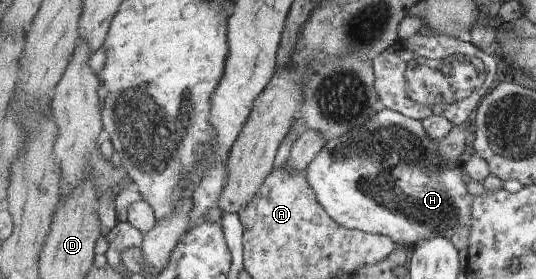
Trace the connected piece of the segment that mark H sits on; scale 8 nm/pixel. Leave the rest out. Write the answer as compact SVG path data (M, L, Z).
M383 108L362 128L354 128L347 135L328 141L306 171L308 184L328 215L340 226L387 235L393 237L398 246L404 244L412 250L422 240L446 236L456 244L456 248L464 250L469 248L471 240L472 200L475 196L468 190L463 166L448 166L440 156L438 142L428 136L422 120Z

